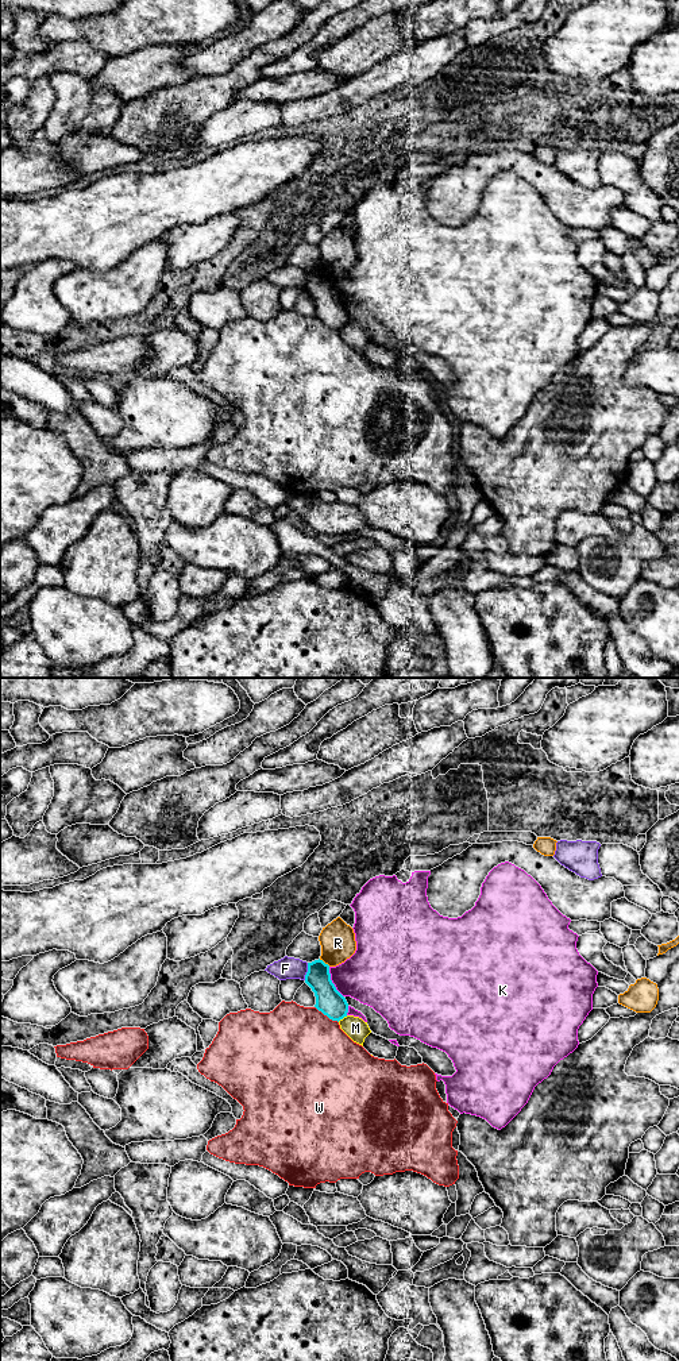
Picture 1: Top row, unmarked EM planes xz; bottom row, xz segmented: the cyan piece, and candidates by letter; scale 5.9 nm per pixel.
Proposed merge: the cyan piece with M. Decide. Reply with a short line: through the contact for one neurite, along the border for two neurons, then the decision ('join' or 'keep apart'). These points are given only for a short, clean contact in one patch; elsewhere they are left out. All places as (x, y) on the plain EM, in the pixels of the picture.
xz (347, 324), (338, 330) | keep apart

